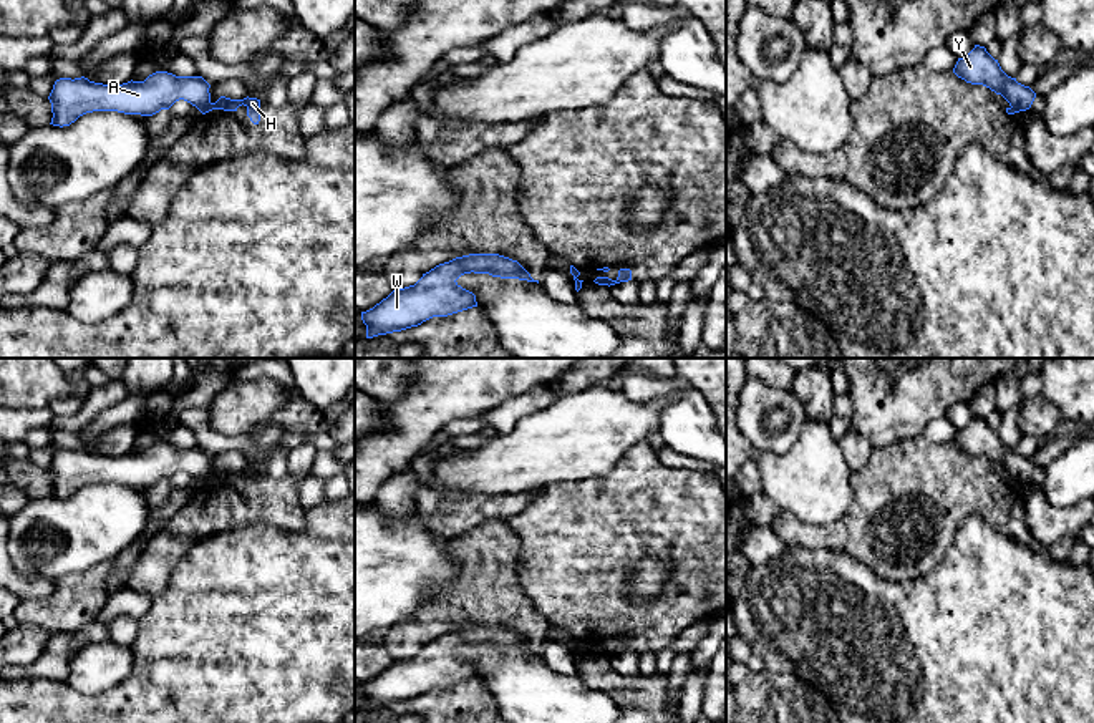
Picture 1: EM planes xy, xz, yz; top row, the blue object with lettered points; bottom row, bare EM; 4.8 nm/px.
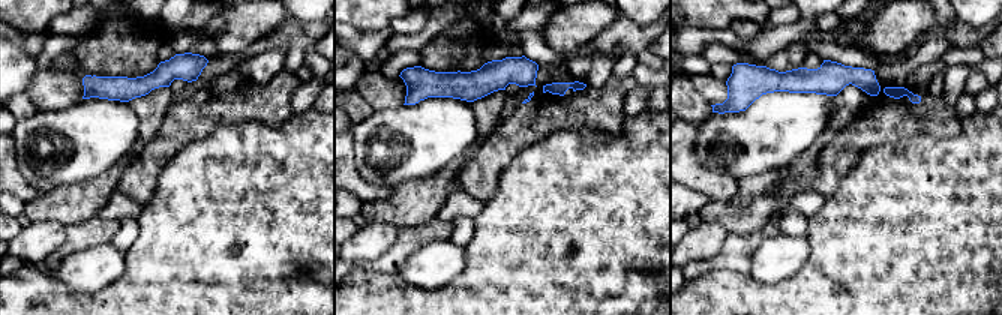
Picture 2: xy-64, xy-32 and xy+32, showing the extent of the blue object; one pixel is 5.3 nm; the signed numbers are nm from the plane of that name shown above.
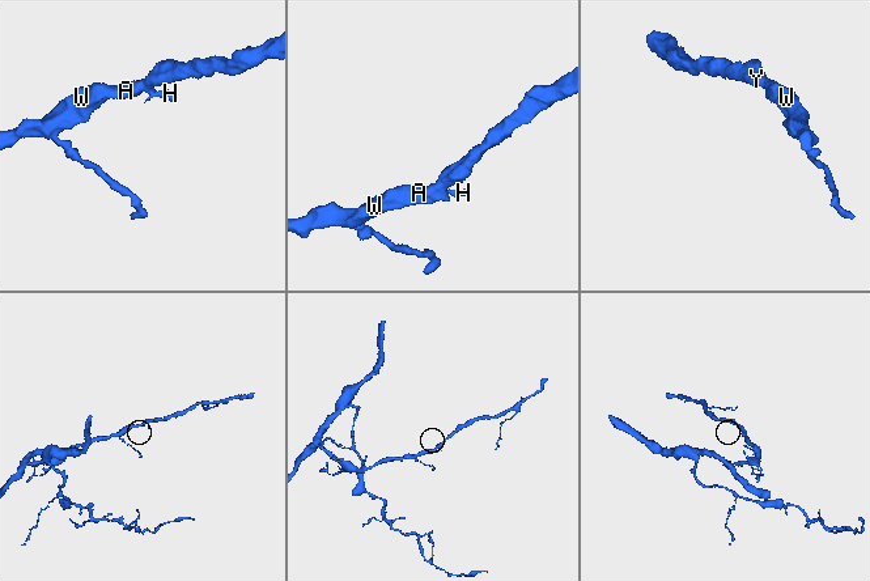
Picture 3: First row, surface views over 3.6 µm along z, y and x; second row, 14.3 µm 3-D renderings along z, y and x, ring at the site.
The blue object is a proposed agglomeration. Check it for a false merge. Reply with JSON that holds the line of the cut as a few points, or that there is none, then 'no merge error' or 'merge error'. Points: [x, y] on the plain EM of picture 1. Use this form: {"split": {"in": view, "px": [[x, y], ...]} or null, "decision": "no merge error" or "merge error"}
{"split": {"in": "xy", "px": [[212, 475], [201, 483]]}, "decision": "merge error"}

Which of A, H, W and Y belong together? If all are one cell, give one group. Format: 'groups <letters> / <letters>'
groups A W Y / H

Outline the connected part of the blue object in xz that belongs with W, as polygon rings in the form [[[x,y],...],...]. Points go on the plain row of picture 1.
[[[469,625],[439,635],[409,658],[393,662],[373,680],[361,683],[366,710],[418,698],[433,688],[448,688],[477,678],[476,667],[456,652],[464,645],[537,653],[517,633],[499,625]]]

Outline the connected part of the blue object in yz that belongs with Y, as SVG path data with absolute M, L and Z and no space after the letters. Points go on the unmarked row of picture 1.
M975 416L966 428L958 429L953 444L966 454L983 456L1001 466L1016 484L1029 481L1036 469L1036 464L1029 458L1008 448L998 431L980 416Z

